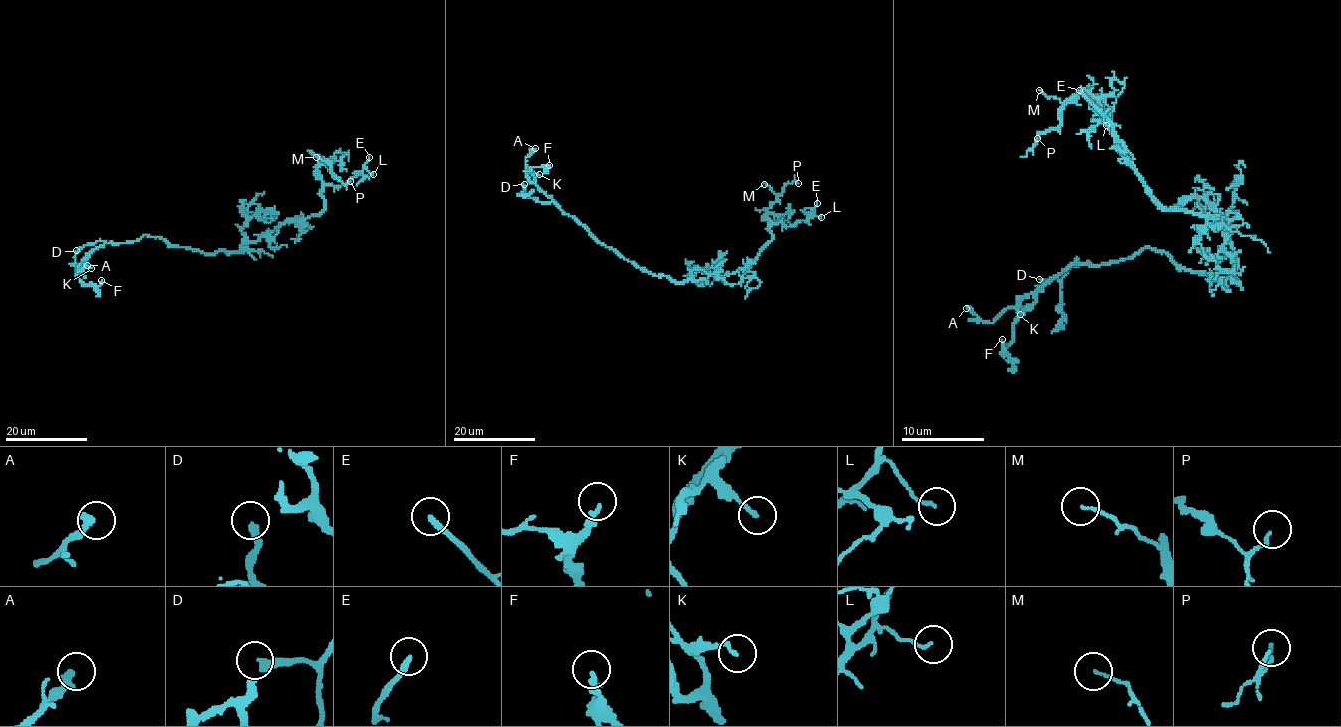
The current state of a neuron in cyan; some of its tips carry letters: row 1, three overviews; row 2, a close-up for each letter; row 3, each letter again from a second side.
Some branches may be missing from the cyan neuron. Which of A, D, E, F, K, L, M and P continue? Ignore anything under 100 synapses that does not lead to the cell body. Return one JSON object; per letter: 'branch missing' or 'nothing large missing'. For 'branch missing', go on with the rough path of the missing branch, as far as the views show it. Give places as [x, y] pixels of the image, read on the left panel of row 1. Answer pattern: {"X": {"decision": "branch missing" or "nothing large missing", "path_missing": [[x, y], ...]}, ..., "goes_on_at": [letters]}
{"A": {"decision": "nothing large missing"}, "D": {"decision": "nothing large missing"}, "E": {"decision": "branch missing", "path_missing": [[369, 157], [377, 140], [389, 126], [402, 119], [400, 112], [389, 109], [374, 86]]}, "F": {"decision": "nothing large missing"}, "K": {"decision": "nothing large missing"}, "L": {"decision": "nothing large missing"}, "M": {"decision": "nothing large missing"}, "P": {"decision": "nothing large missing"}, "goes_on_at": ["E"]}

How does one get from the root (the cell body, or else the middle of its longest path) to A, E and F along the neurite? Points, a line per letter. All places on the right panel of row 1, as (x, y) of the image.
A: (1239, 281), (1224, 285), (1141, 248), (1124, 260), (1070, 265), (991, 323), (966, 308)
E: (1239, 281), (1224, 252), (1222, 225), (1193, 213), (1166, 211), (1118, 148), (1124, 150), (1114, 125), (1079, 90)
F: (1239, 281), (1185, 271), (1151, 248), (1070, 265), (1035, 296), (1004, 350), (1002, 339)

